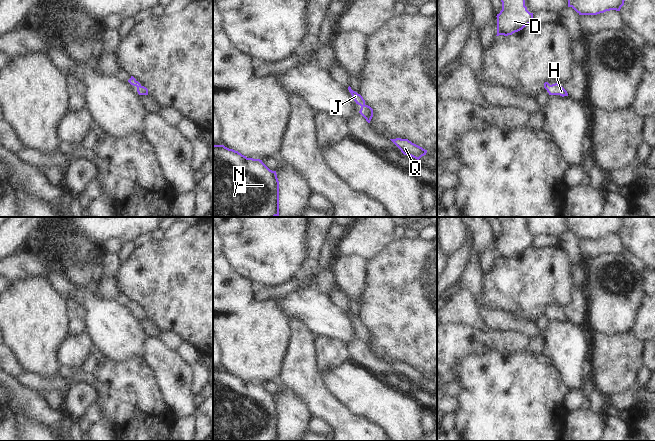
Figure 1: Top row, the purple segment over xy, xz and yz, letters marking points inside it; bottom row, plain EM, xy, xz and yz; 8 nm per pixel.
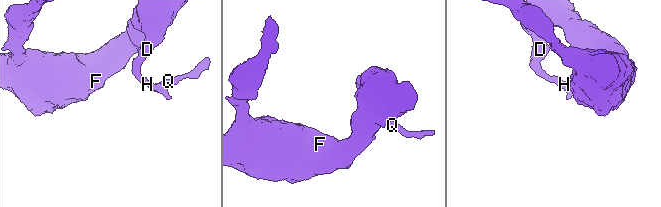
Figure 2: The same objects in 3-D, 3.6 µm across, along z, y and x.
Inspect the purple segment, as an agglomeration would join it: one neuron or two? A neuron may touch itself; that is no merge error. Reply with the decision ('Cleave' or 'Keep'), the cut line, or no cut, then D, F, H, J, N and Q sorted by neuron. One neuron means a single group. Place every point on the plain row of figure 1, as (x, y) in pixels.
Keep. No split. Groups: D F H J N Q

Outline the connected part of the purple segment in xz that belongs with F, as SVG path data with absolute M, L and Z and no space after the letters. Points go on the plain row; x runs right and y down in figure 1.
M213 368L213 441L279 441L279 405L276 395L270 394L260 383L247 382L224 369Z

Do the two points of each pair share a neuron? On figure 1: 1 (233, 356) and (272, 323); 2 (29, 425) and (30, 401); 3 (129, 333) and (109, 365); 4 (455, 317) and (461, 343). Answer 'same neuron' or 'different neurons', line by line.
1: same neuron
2: different neurons
3: different neurons
4: different neurons

